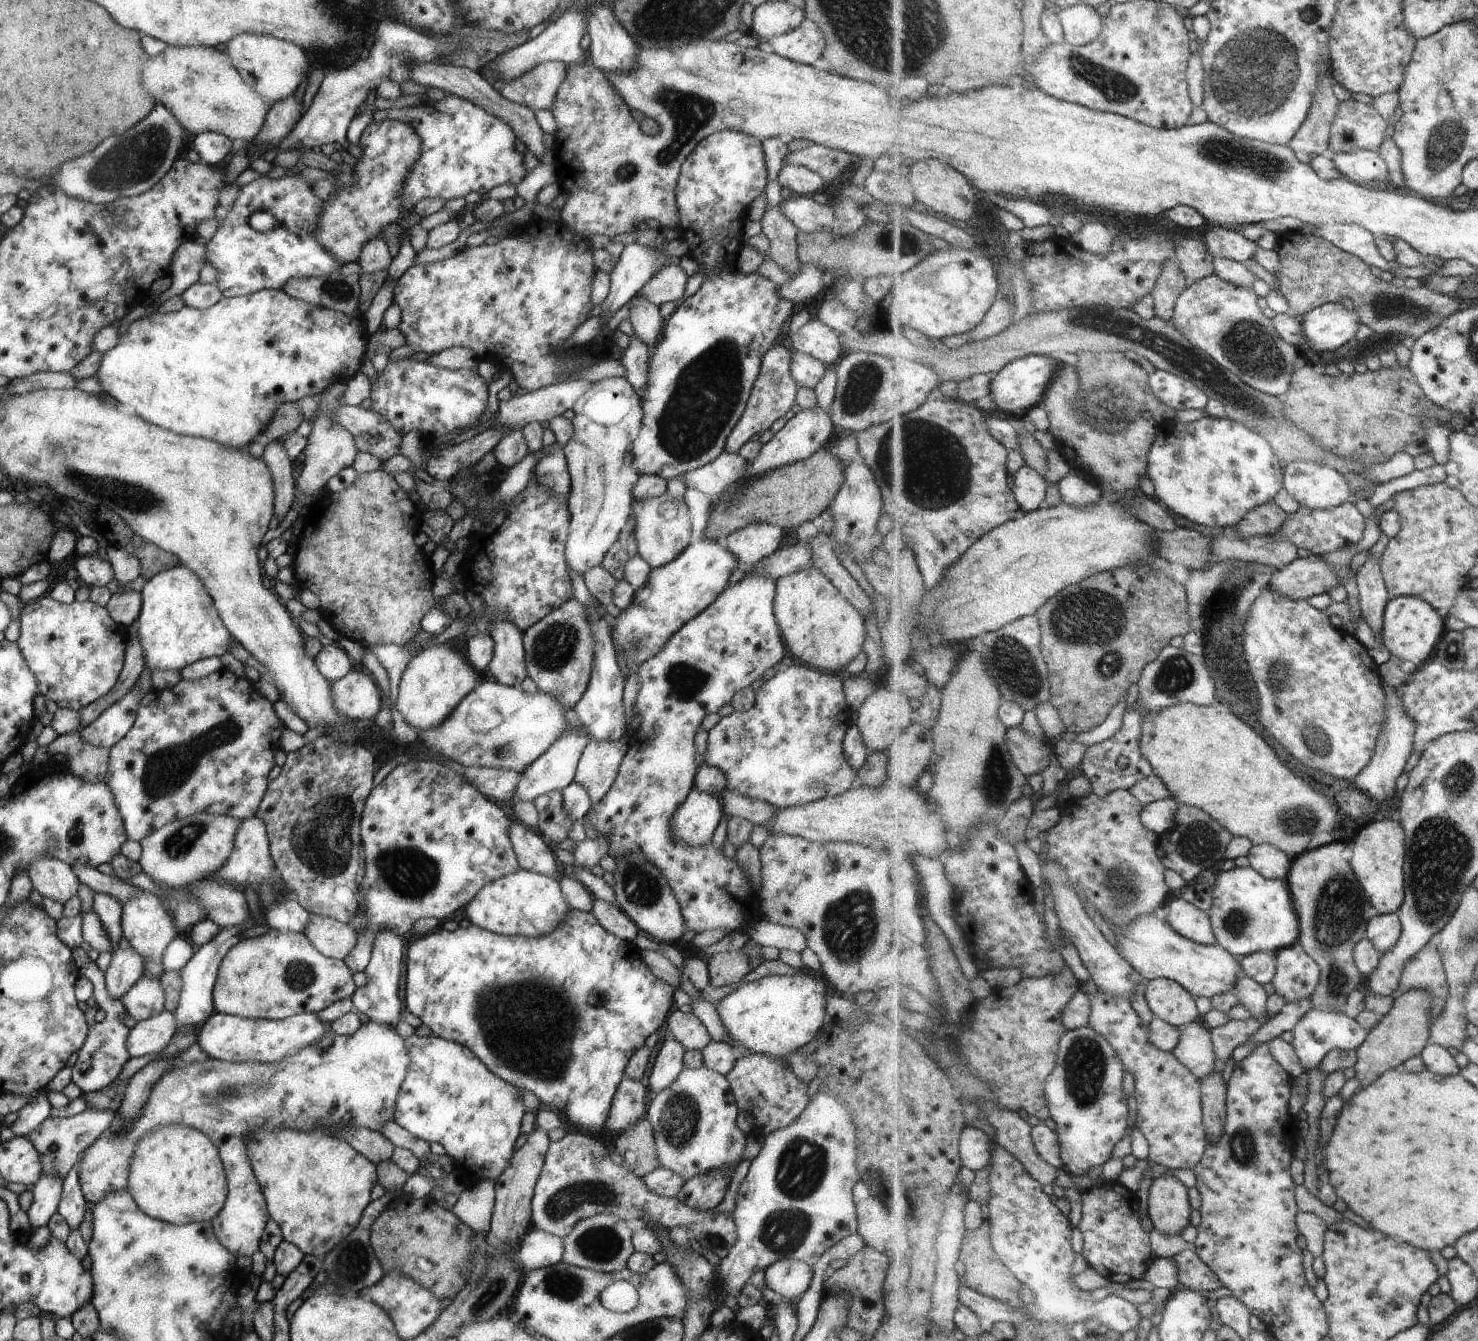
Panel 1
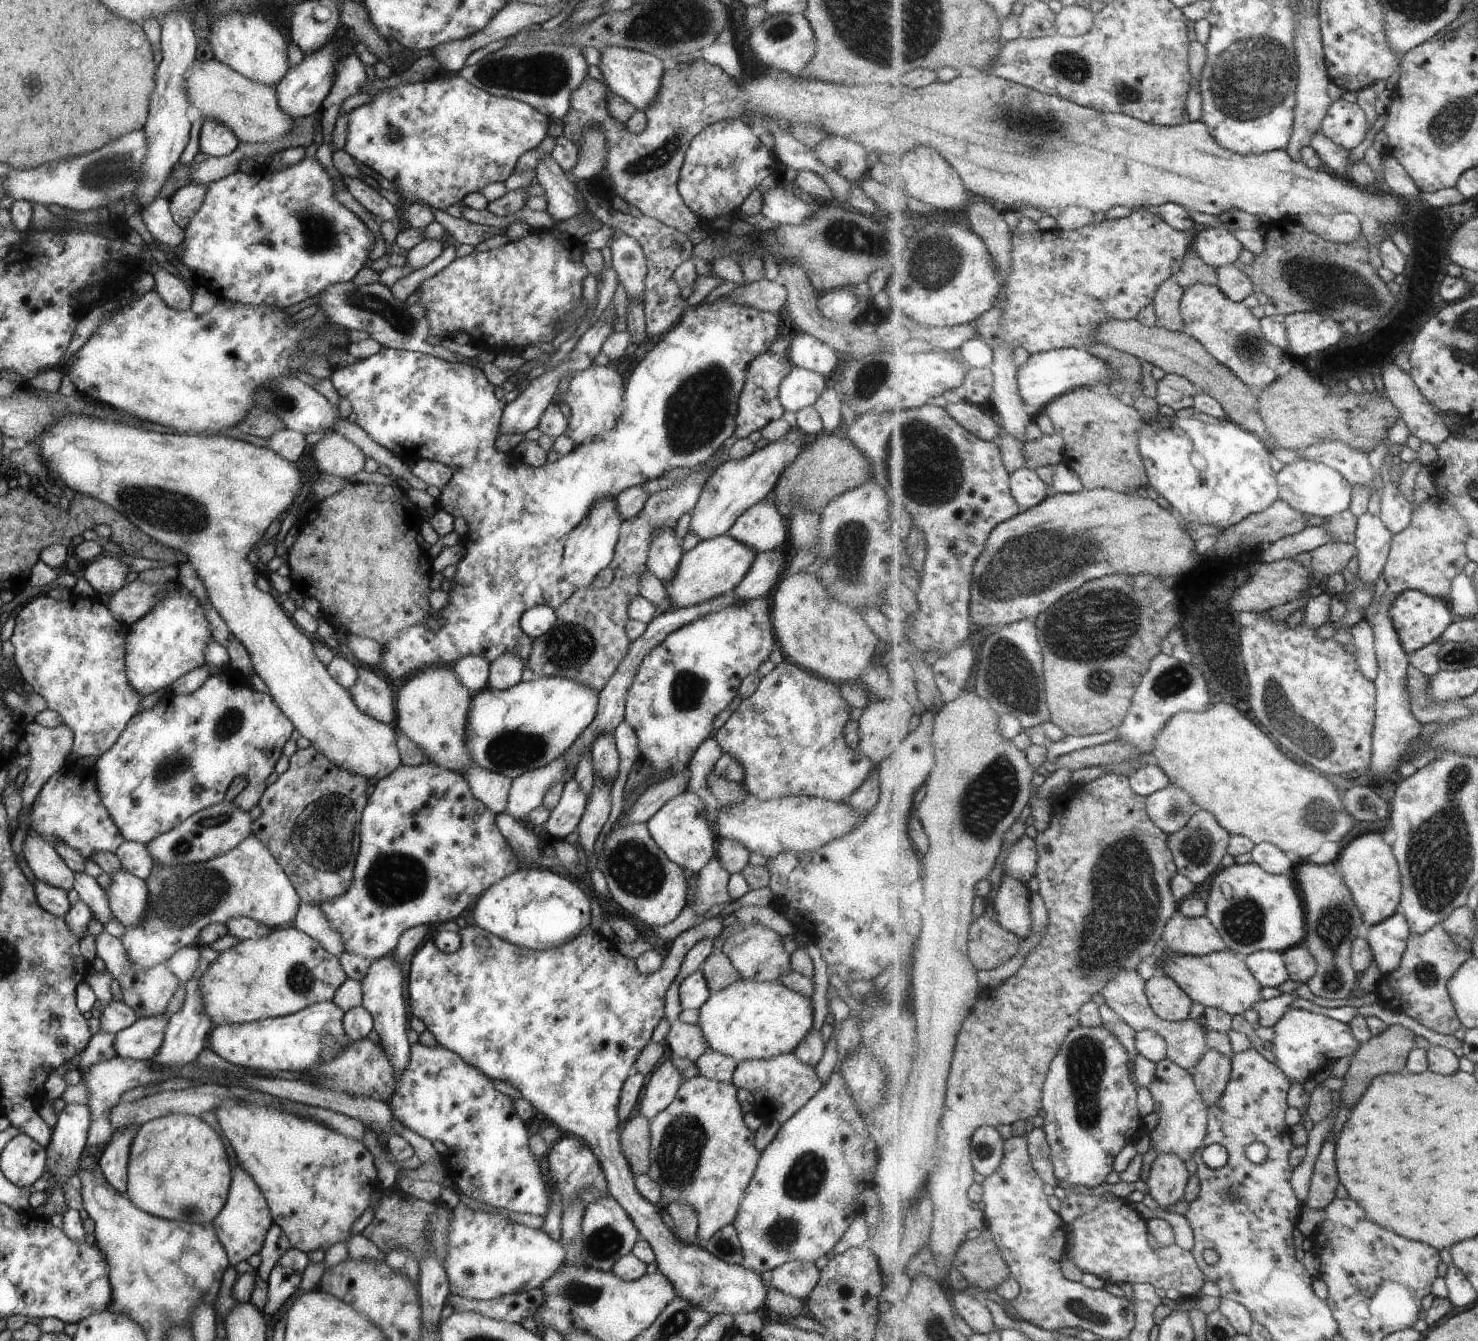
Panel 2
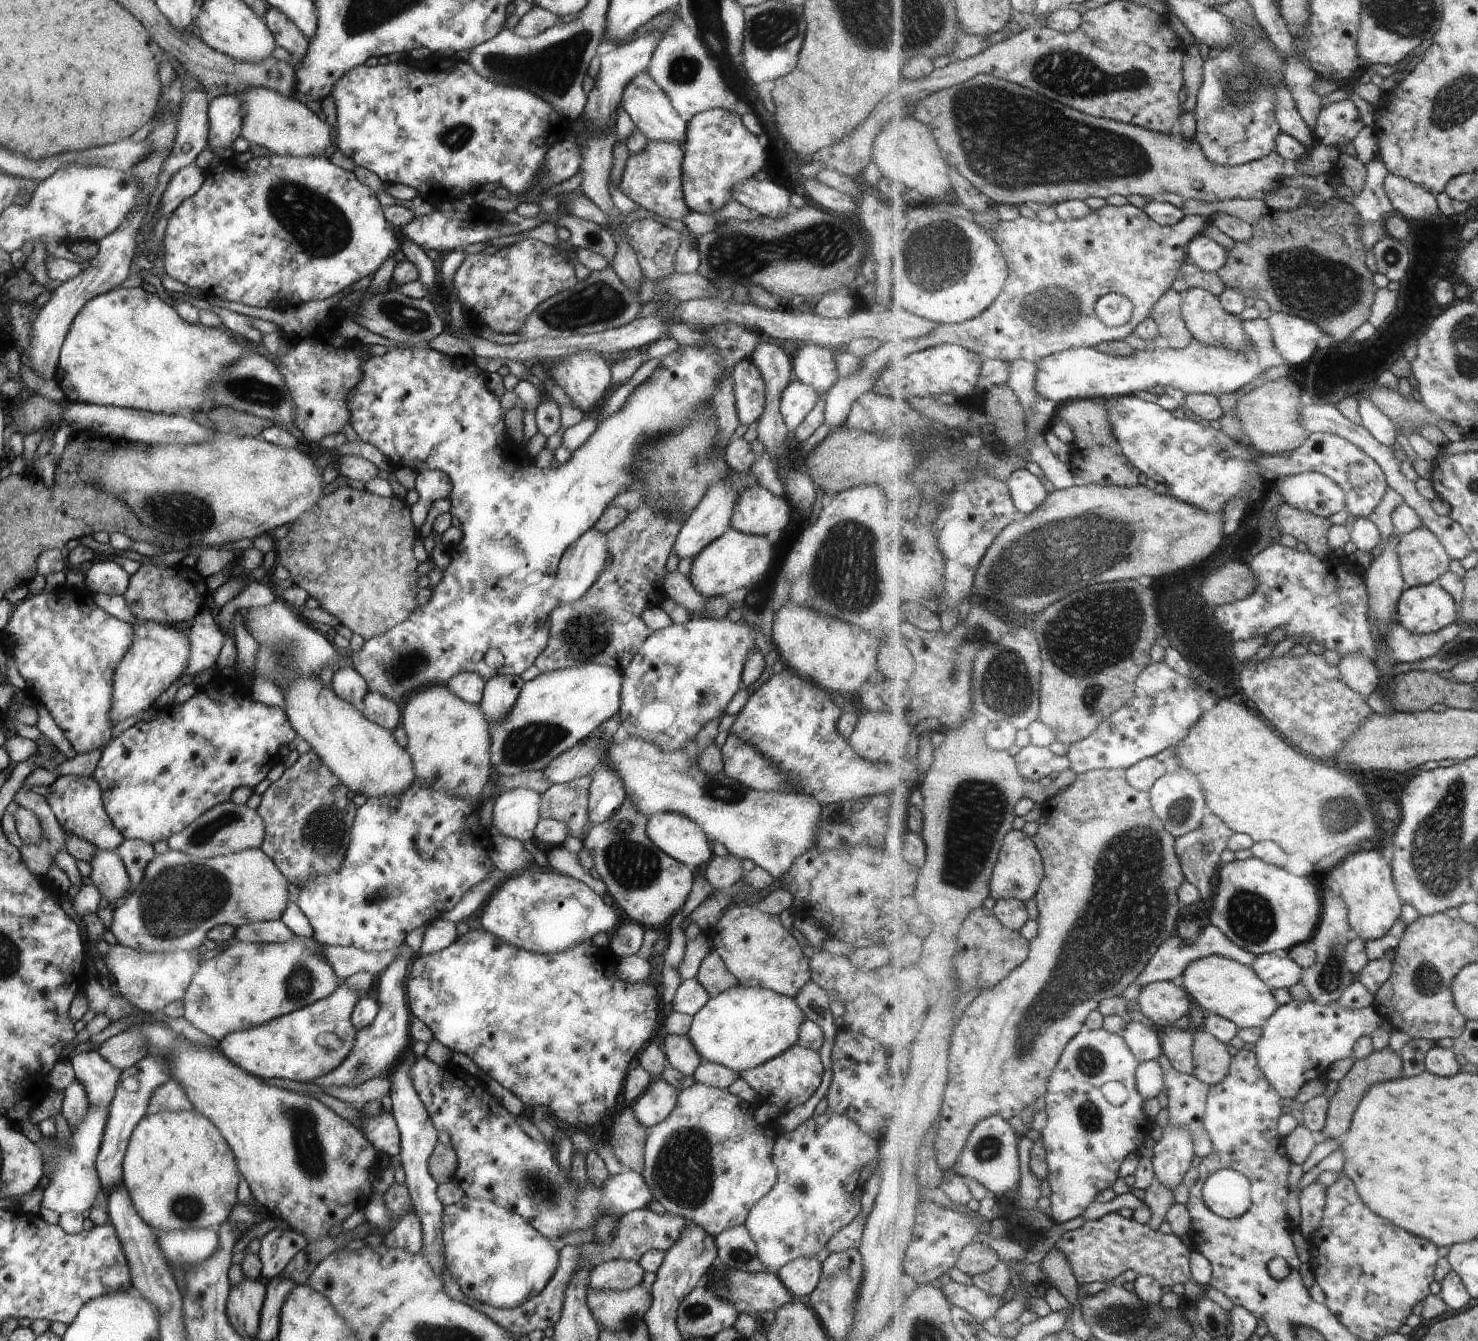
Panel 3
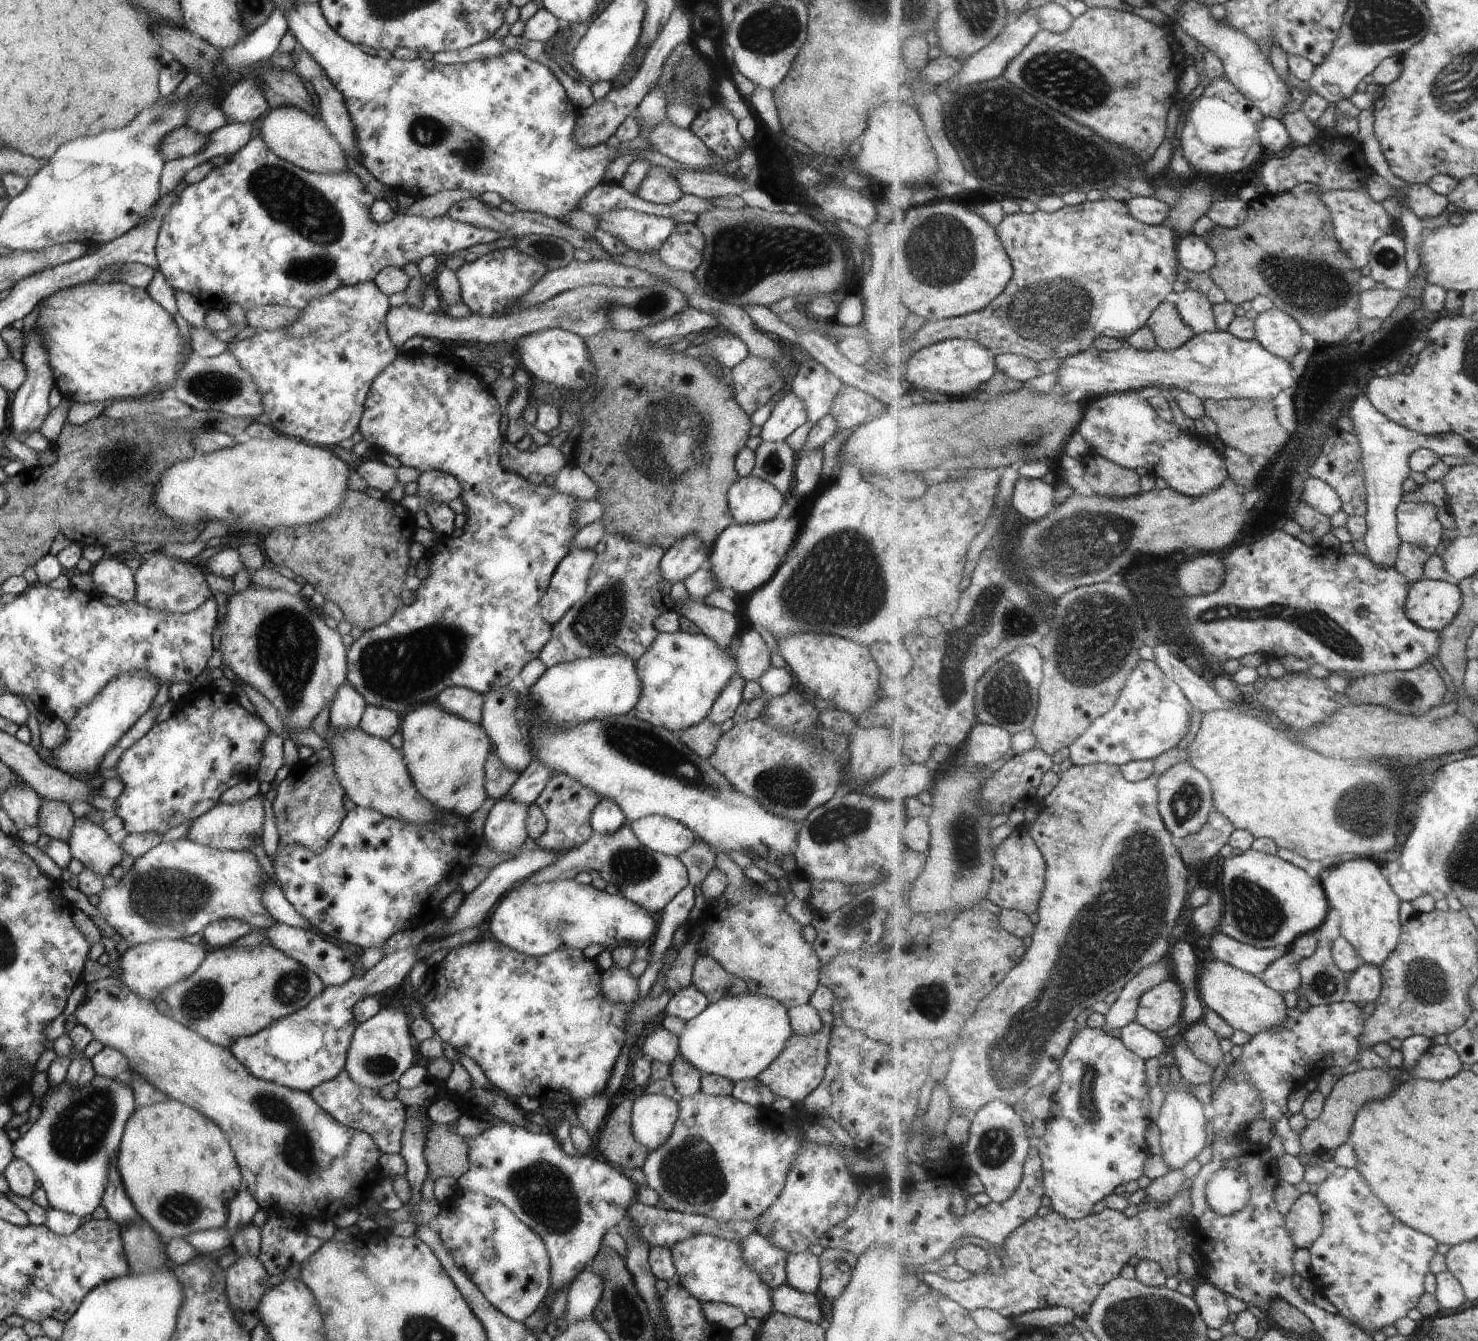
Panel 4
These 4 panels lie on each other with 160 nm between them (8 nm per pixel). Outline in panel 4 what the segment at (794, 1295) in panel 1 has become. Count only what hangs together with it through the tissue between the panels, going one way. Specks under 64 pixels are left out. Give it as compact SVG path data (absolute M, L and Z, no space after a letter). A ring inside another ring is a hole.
M807 1250L787 1255L784 1266L785 1284L802 1293L813 1294L820 1281L818 1257Z

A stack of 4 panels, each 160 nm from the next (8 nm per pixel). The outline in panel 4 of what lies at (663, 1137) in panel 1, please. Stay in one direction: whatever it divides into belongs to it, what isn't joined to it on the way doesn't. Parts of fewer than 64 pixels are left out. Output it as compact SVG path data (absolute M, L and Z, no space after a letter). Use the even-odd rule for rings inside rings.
M700 1089L676 1101L678 1115L670 1135L648 1151L641 1165L646 1186L658 1194L671 1211L703 1215L716 1221L751 1221L780 1193L791 1159L802 1147L801 1126L789 1124L769 1107L757 1108L727 1096L708 1095Z

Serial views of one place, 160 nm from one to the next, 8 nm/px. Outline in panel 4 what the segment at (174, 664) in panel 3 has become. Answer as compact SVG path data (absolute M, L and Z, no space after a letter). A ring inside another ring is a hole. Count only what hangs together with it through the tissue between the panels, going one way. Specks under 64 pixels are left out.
M136 670L118 674L111 678L105 686L88 702L87 705L76 711L75 716L66 725L67 740L57 749L51 750L54 761L59 770L66 772L80 772L90 775L96 774L95 767L99 768L103 754L111 748L121 735L125 733L133 723L149 708L157 689L158 682L145 670Z

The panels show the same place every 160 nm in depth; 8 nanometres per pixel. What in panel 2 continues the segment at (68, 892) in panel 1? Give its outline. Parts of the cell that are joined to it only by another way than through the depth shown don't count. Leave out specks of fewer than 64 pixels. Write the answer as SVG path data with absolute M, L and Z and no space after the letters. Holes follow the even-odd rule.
M27 834L22 842L22 854L34 880L43 881L66 893L71 890L74 874L55 849L39 835Z

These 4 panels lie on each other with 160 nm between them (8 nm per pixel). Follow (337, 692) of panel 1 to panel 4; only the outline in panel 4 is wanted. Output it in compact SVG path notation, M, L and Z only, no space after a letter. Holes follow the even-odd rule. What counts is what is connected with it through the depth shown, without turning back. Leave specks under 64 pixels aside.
M366 704L356 726L367 734L386 740L399 728L399 714L386 708Z

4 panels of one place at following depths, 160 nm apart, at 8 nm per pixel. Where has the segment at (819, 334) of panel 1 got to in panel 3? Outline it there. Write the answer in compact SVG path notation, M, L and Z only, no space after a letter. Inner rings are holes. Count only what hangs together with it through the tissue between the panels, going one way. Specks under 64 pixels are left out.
M813 343L800 344L791 357L792 379L815 390L819 400L825 398L838 379L833 350Z

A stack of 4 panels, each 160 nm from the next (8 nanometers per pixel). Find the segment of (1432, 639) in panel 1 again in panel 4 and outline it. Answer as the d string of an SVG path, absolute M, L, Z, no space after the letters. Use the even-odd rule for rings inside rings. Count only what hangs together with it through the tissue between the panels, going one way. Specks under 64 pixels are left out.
M1423 578L1410 587L1406 615L1424 629L1441 632L1458 616L1462 600L1458 583Z

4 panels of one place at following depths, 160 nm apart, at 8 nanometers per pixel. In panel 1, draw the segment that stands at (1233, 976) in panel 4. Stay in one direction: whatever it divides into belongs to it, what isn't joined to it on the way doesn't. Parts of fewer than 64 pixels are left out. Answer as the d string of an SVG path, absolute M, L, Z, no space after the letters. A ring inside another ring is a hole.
M1148 914L1138 918L1126 933L1119 935L1119 952L1145 978L1146 982L1153 979L1168 978L1186 987L1196 997L1208 999L1234 990L1238 978L1245 976L1240 960L1237 960L1221 945L1205 946L1179 934L1165 919L1158 914Z

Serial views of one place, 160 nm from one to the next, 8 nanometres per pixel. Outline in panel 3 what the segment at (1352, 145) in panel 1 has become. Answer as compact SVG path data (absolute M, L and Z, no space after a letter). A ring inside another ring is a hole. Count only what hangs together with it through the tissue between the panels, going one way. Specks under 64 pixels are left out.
M1345 99L1322 108L1314 133L1320 143L1339 148L1354 143L1365 126L1362 112L1351 100Z

